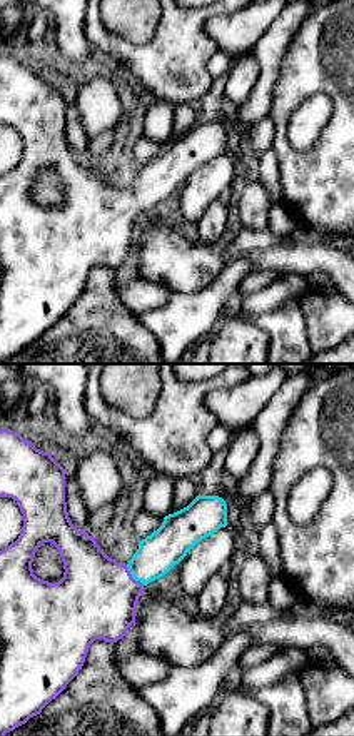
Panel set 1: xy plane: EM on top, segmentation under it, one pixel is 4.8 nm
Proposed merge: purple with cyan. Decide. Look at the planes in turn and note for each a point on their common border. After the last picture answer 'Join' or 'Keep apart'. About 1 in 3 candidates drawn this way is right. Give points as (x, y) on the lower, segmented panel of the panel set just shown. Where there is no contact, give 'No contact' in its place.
Touches purple at (131, 576)

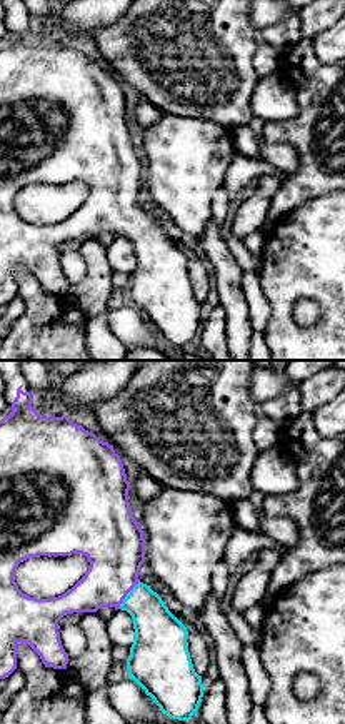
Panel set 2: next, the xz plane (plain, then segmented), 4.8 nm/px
Touches purple at (127, 593)

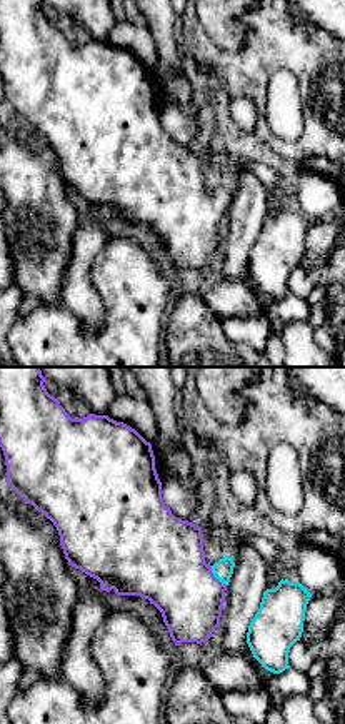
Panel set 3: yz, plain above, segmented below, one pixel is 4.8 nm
Touches purple at (214, 576)

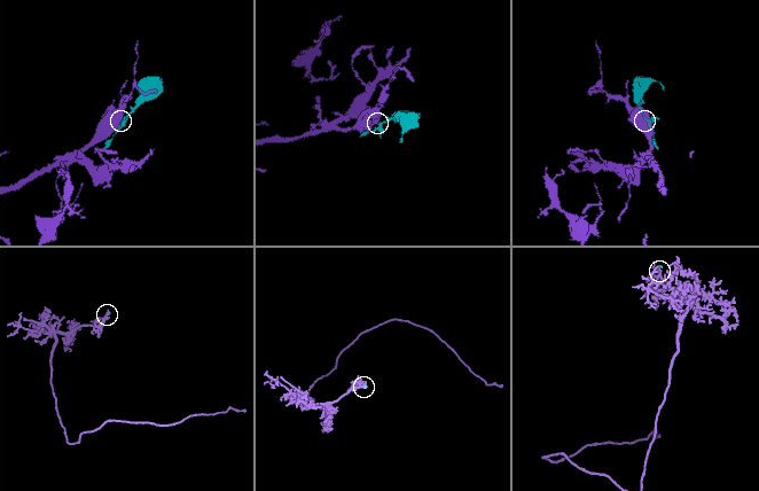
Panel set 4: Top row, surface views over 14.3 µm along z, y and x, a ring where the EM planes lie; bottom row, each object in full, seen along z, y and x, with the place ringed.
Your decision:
Join

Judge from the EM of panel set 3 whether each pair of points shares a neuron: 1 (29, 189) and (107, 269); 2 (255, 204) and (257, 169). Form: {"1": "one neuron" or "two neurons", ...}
{"1": "two neurons", "2": "two neurons"}

